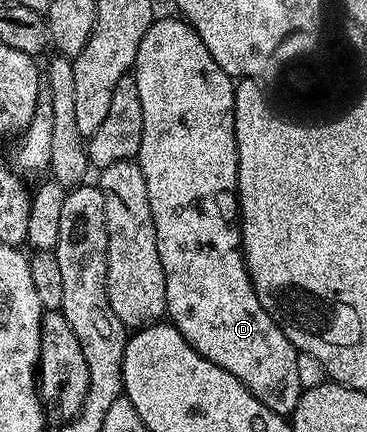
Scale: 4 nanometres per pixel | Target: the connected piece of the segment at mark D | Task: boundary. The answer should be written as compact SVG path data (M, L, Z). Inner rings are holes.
M179 16L176 17L164 17L161 21L160 18L153 20L152 26L146 31L146 35L138 47L138 55L134 66L134 76L138 83L138 93L142 99L142 117L144 119L144 134L142 135L142 147L140 148L138 164L142 175L146 175L146 187L150 191L150 207L154 211L154 219L156 220L159 251L162 255L164 270L168 276L167 316L171 318L184 338L201 355L226 371L230 371L263 405L270 407L275 413L290 415L300 402L302 392L300 366L302 357L291 336L286 332L285 326L275 316L272 318L268 314L269 306L267 304L264 306L260 302L262 297L256 288L251 273L248 272L245 250L242 248L240 198L236 192L239 181L239 147L236 145L236 85L233 78L229 77L228 72L218 65L214 55L210 53L206 43L202 43L202 39L196 34L195 29L188 24L187 20L181 19Z

